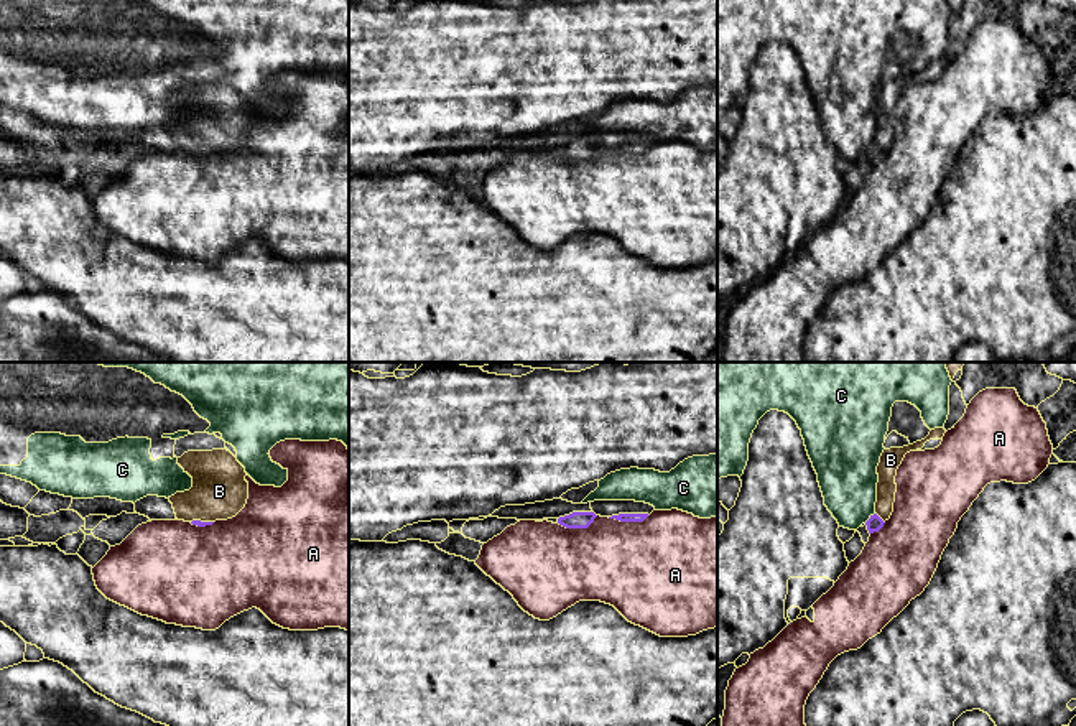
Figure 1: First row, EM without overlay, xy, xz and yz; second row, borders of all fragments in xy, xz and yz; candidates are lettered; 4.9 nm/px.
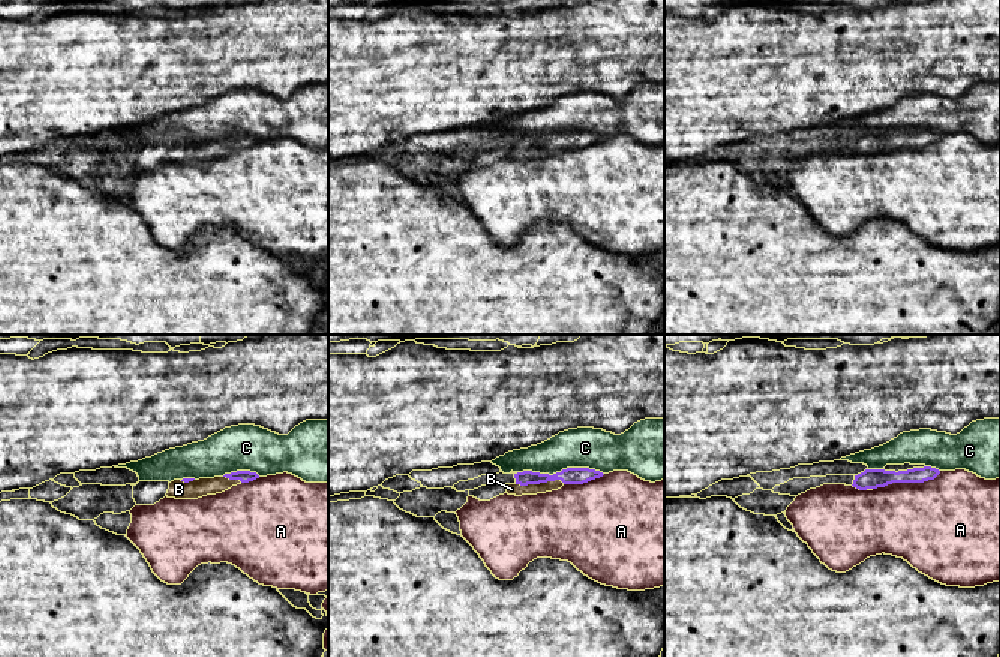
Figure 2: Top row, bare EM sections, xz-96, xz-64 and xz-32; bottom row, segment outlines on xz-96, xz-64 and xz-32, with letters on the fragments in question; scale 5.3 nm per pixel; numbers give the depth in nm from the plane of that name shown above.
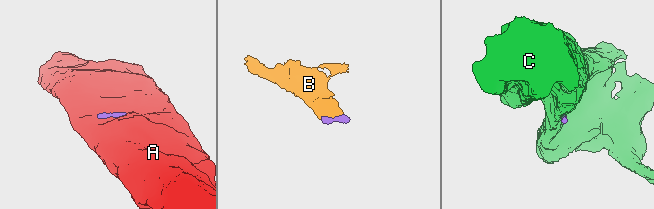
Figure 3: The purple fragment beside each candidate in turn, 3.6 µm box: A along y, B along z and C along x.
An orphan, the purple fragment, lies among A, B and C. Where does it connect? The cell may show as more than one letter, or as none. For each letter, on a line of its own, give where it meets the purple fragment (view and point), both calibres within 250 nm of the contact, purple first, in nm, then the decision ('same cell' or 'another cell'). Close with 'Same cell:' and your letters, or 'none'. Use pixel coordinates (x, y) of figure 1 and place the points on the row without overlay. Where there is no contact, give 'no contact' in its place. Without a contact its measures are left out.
A: contact xz (578, 158); calibres 80 and 440 nm; another cell
B: contact yz (879, 148); calibres 80 and 100 nm; same cell
C: contact yz (871, 148); calibres 80 and 280 nm; another cell
Same cell: B

